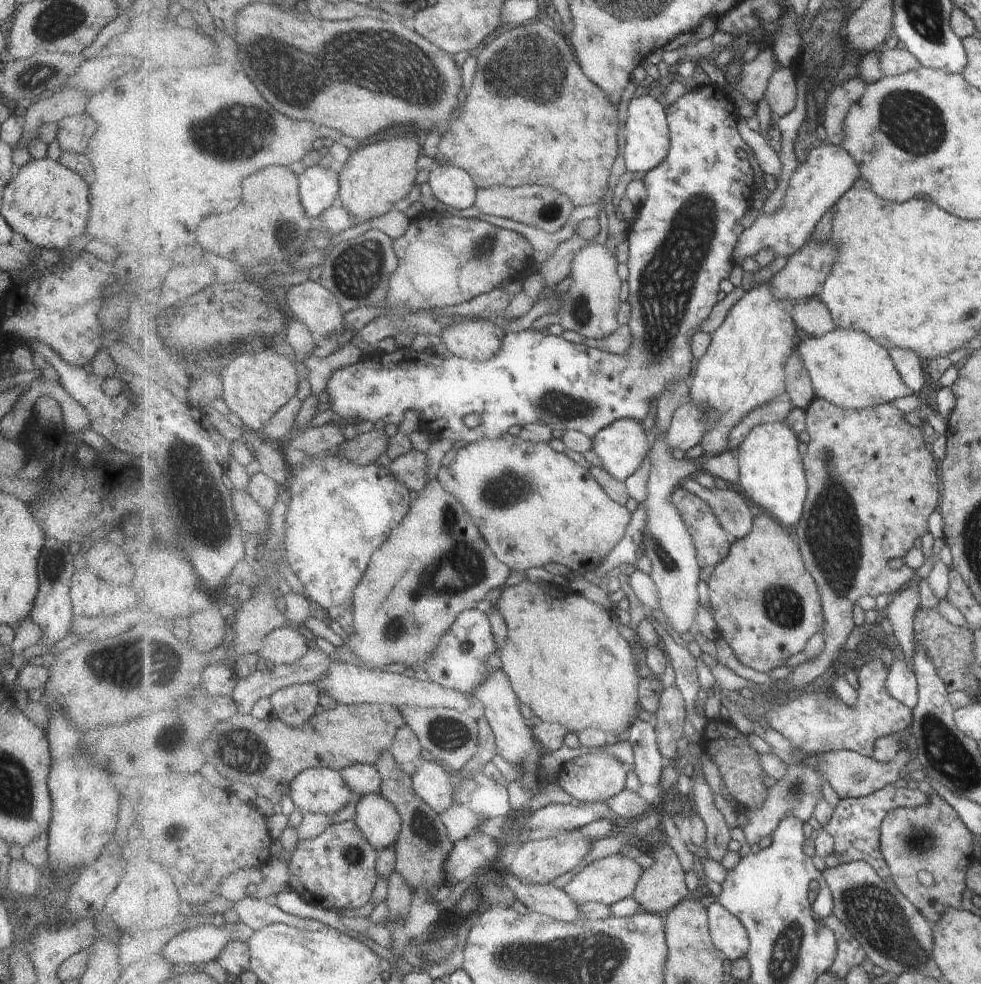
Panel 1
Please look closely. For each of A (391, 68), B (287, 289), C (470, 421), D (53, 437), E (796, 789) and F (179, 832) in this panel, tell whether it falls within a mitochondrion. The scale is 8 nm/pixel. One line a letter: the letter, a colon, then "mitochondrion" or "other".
A: mitochondrion
B: other
C: other
D: other
E: mitochondrion
F: mitochondrion

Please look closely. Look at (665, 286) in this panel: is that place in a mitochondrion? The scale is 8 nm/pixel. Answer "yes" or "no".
yes

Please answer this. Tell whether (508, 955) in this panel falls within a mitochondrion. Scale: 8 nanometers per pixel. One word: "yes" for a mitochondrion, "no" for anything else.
yes

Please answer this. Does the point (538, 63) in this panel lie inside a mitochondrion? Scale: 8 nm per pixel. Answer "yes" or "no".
yes

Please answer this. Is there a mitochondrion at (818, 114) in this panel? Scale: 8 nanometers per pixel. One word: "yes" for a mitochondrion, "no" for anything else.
no

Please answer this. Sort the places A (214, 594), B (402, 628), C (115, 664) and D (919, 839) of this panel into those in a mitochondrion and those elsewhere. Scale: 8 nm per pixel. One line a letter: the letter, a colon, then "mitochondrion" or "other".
A: other
B: mitochondrion
C: mitochondrion
D: mitochondrion

